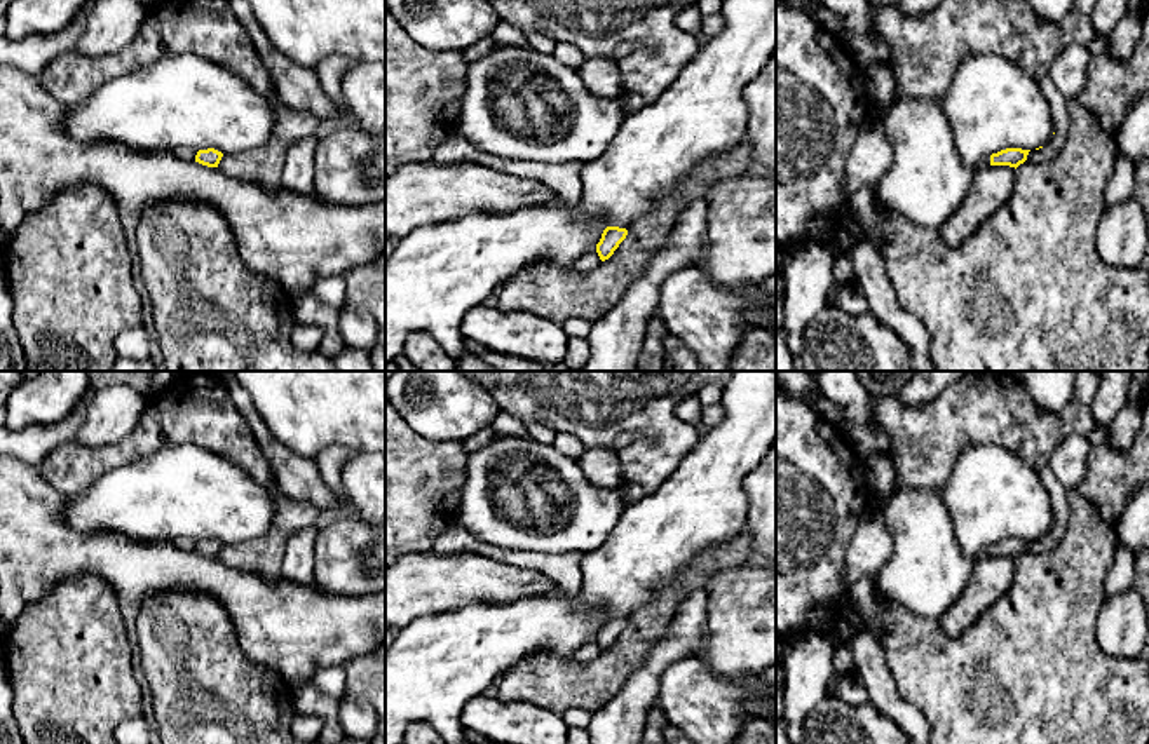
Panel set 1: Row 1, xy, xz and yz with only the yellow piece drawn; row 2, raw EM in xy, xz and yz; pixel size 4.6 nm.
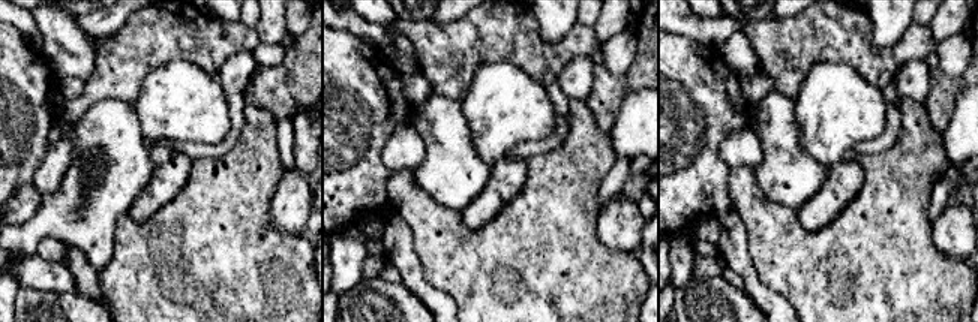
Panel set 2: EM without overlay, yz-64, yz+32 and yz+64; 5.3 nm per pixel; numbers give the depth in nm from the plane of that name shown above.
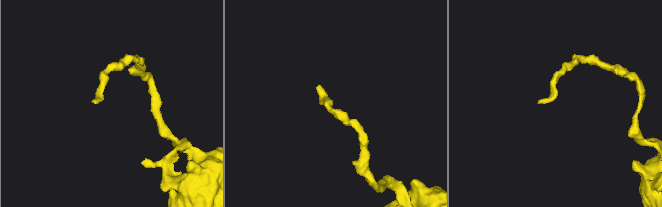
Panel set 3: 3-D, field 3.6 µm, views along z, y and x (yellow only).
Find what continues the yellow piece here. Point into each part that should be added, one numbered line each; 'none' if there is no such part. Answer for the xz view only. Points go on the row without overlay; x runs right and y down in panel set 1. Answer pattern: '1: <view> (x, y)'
none

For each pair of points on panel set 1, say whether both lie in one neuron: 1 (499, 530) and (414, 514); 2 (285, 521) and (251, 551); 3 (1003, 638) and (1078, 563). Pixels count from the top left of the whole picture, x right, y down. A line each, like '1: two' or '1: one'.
1: two
2: one
3: one

